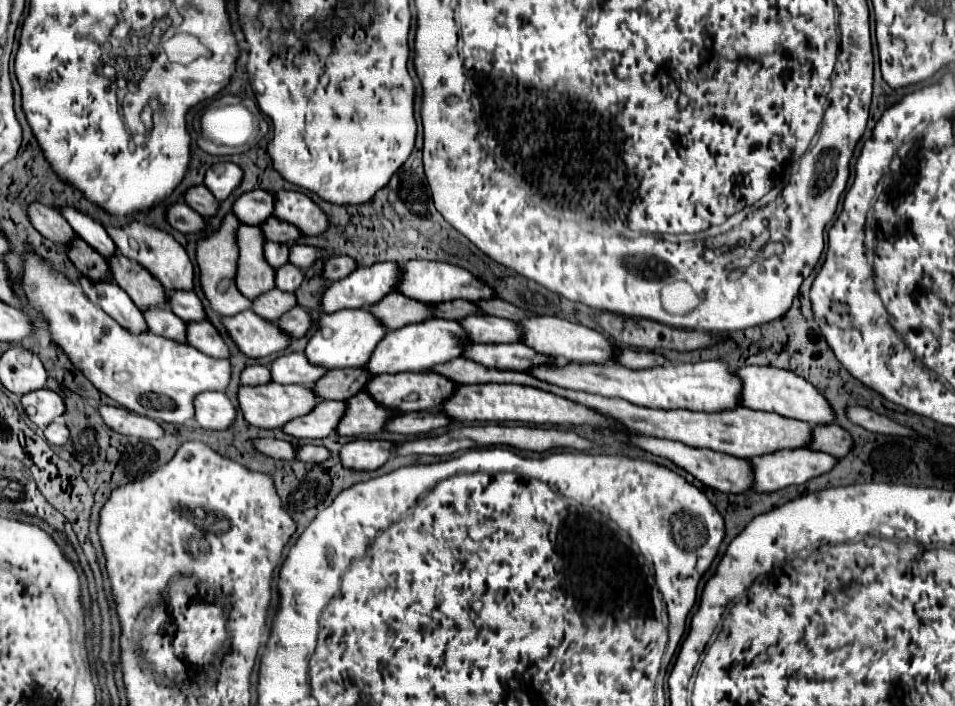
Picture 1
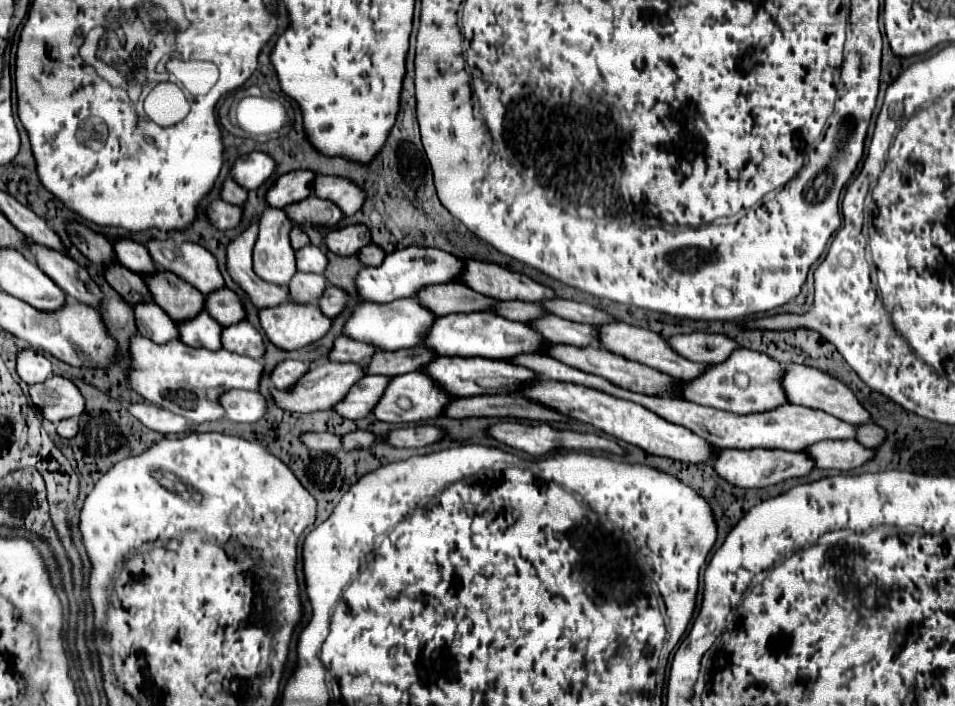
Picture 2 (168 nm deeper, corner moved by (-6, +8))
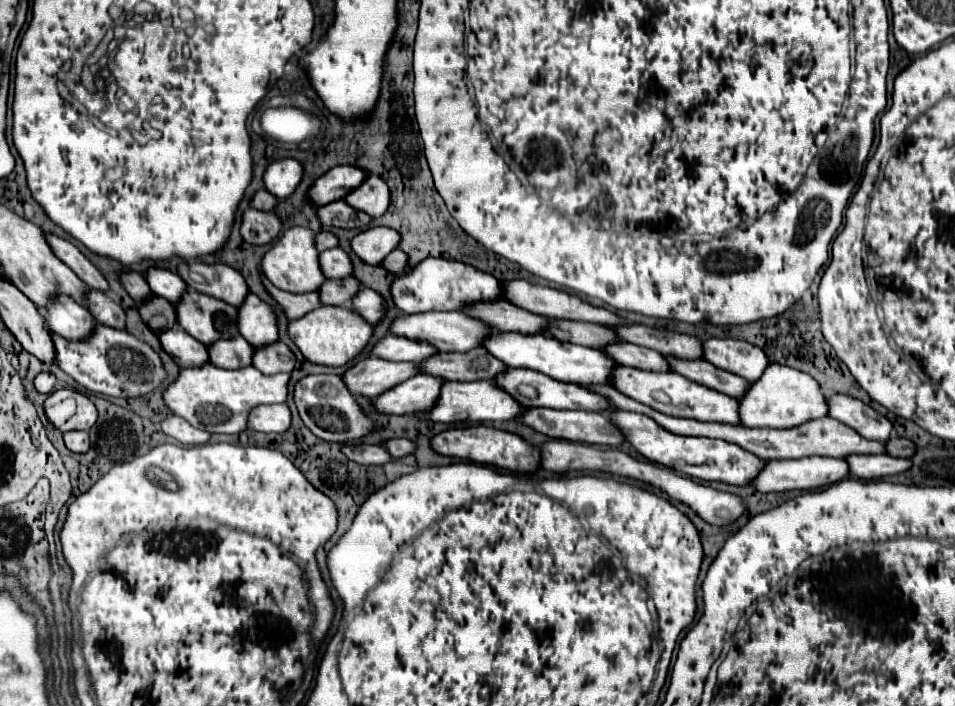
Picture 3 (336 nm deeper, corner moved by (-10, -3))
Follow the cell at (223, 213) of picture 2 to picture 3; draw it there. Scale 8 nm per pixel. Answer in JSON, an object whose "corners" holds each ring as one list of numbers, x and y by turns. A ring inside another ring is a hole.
{"corners":[[247,209,243,213,241,223,241,235,251,245,267,245,275,241,275,237,281,231,281,219,275,211,259,211,259,209]]}

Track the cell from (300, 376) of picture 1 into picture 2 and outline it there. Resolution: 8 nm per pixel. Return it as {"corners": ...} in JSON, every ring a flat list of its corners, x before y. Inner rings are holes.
{"corners":[[339,336,333,342,333,348,327,354,329,362,353,362,353,364,363,364,371,358,371,354,375,352,373,346,363,344,363,342,355,342,351,338,343,338]]}

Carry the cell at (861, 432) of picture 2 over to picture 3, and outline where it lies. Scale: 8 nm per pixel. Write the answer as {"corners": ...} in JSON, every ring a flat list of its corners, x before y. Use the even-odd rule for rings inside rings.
{"corners":[[889,439,885,443,887,455,891,457,913,457,915,455,915,443,909,439]]}

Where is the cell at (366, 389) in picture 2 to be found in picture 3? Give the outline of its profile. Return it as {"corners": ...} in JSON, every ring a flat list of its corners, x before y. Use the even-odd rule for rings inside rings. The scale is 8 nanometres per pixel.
{"corners":[[415,375,403,381,401,385,385,391,379,399,375,399,375,407,383,413,395,415,427,413,435,407,443,383,445,383,443,377]]}

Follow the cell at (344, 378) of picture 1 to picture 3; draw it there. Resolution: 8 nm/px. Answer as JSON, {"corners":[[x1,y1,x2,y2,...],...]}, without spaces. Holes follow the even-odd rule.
{"corners":[[475,347,465,353,437,353,421,363,423,373,445,377,447,381,493,381,509,367,487,353,485,347]]}

